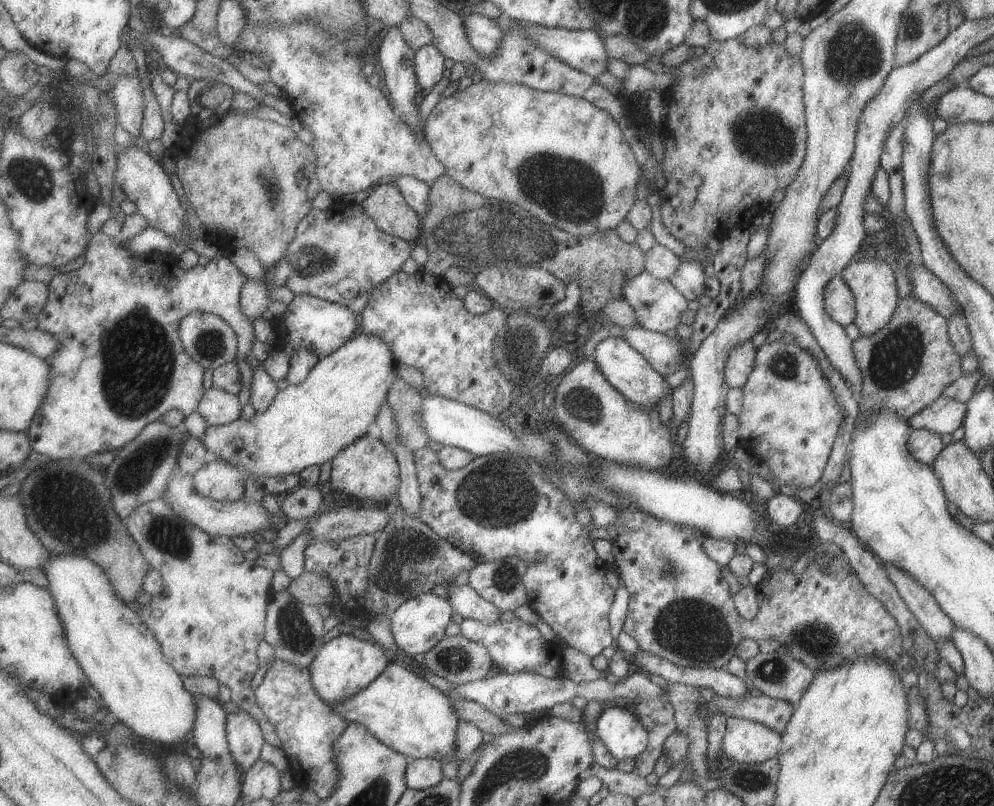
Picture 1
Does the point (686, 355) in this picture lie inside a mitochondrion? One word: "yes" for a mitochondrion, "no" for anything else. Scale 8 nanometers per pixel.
no

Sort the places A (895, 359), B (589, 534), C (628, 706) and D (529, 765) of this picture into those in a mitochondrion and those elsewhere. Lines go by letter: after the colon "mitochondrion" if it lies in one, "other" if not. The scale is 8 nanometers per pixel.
A: mitochondrion
B: other
C: other
D: mitochondrion

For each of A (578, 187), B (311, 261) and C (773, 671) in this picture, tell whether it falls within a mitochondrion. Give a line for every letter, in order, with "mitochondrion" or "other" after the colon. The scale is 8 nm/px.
A: mitochondrion
B: mitochondrion
C: mitochondrion

